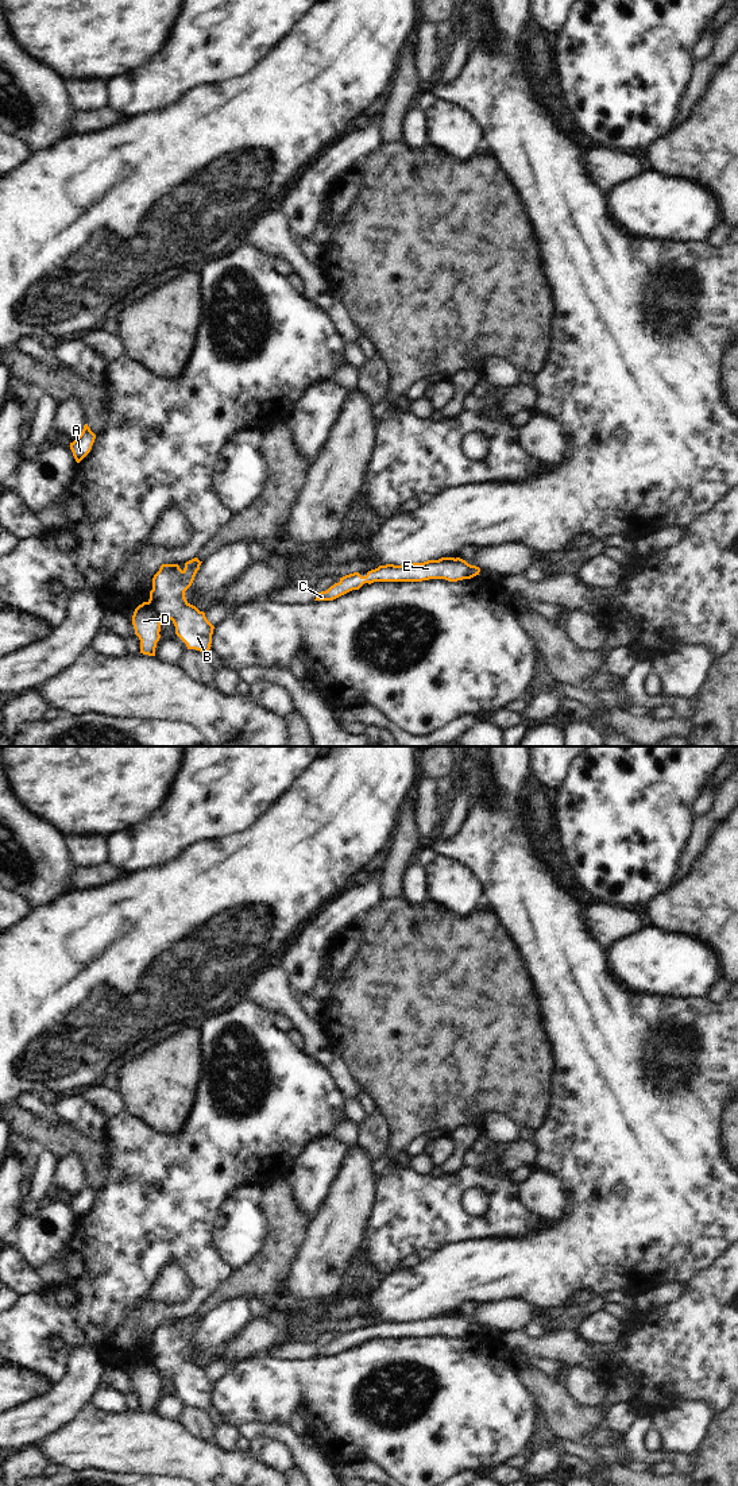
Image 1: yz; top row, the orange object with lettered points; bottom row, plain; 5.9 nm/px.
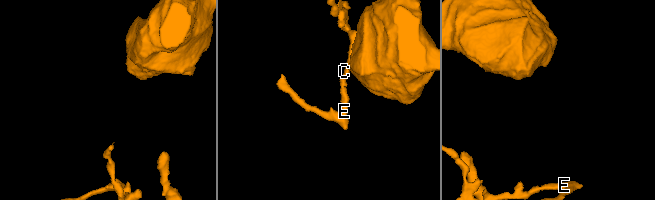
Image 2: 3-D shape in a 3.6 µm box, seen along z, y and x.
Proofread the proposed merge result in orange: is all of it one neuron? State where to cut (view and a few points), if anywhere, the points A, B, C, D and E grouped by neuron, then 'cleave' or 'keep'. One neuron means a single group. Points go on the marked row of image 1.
cut yz (149, 601), (161, 617); groups A B C E / D; cleave

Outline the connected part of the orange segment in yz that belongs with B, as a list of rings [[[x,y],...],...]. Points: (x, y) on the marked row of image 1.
[[[194,557],[185,563],[183,570],[178,564],[162,564],[152,578],[148,602],[161,617],[173,621],[175,634],[188,649],[208,653],[215,626],[206,620],[204,611],[185,598],[185,591],[192,586],[201,563]]]

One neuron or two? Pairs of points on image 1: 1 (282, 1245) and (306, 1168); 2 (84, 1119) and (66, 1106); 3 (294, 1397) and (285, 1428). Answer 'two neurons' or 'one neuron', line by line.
1: two neurons
2: one neuron
3: two neurons

